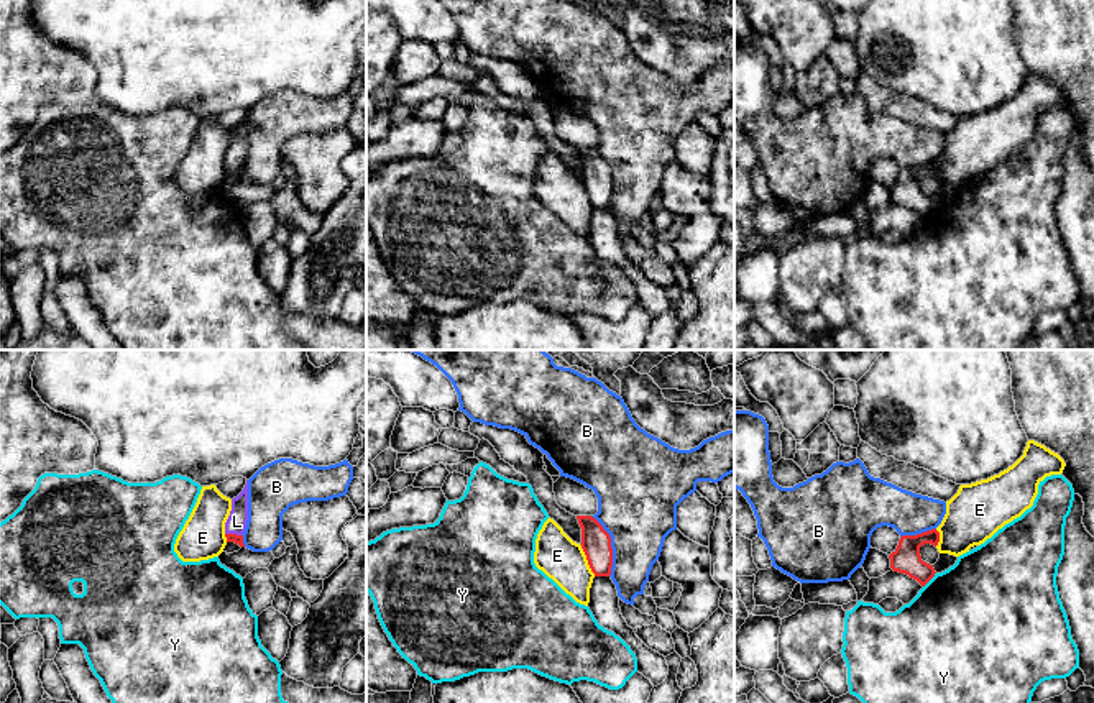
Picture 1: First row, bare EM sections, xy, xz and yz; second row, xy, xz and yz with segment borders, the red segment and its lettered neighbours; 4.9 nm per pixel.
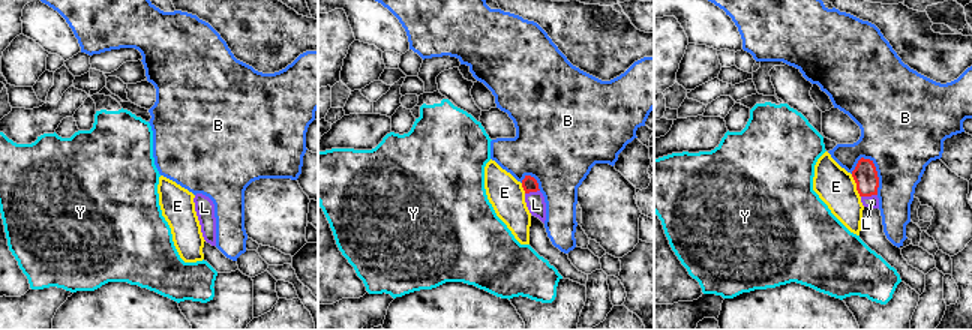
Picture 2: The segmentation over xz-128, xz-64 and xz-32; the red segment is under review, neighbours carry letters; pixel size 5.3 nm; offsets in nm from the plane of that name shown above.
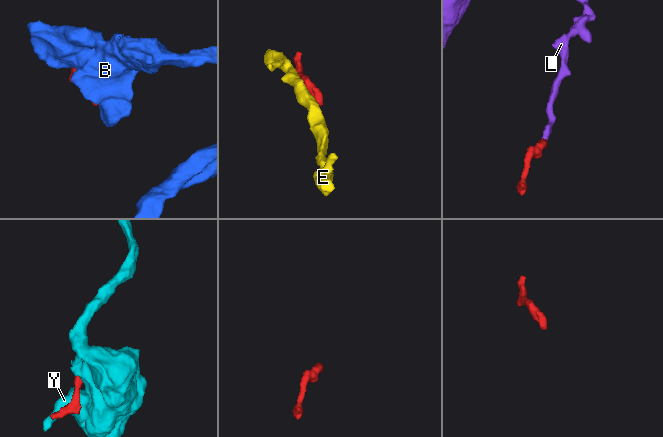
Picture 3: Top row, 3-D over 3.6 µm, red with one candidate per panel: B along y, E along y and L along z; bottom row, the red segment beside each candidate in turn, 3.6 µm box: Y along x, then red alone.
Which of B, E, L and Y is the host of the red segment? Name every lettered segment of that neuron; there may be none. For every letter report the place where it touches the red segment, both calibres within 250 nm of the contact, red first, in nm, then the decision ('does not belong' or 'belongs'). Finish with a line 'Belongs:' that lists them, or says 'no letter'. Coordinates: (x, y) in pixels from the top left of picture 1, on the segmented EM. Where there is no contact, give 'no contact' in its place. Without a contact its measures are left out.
B: meets red in xz at (610, 546); 140 nm thick on the red side, 380 nm on the other; does not belong
E: meets red in xz at (587, 559); 140 nm thick on the red side, 220 nm on the other; does not belong
L: meets red in xy at (234, 534); 50 nm thick on the red side, 100 nm on the other; belongs
Y: meets red in yz at (930, 578); 140 nm thick on the red side, 500 nm on the other; does not belong
Belongs: L

